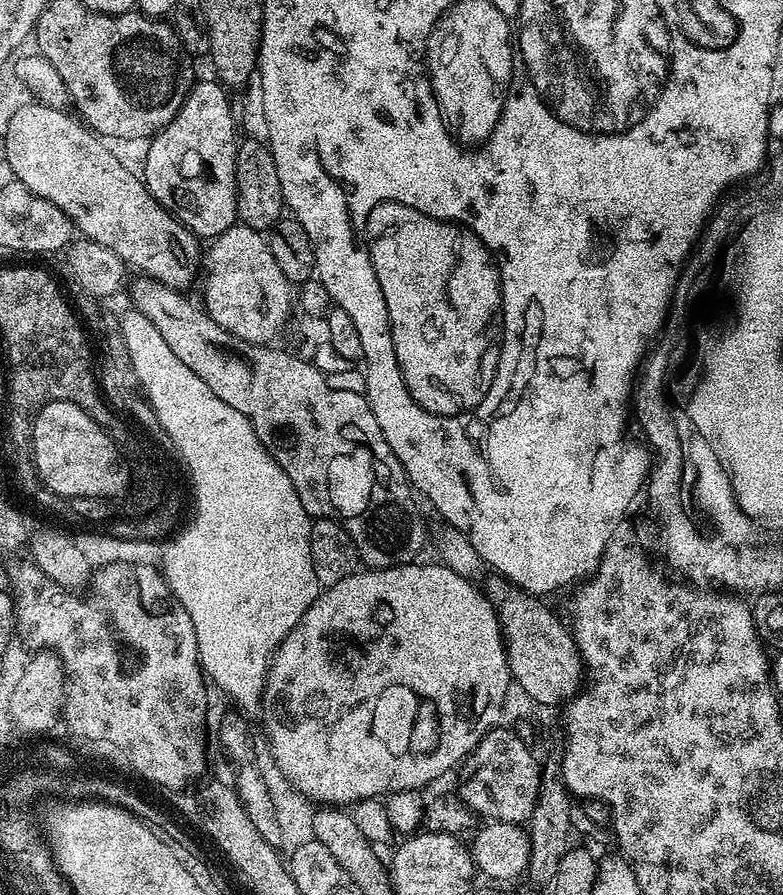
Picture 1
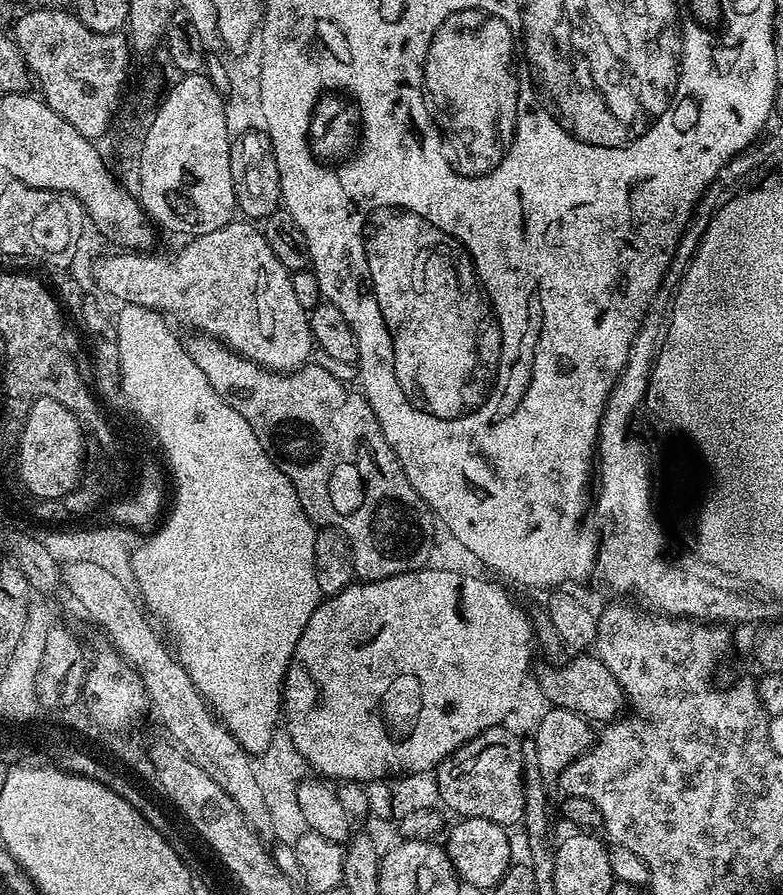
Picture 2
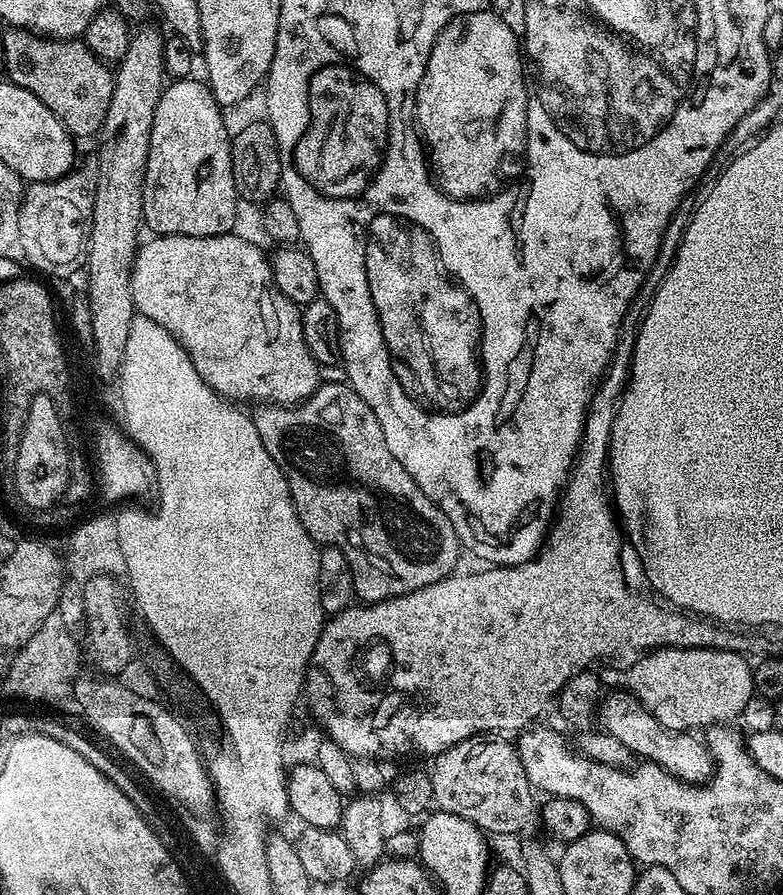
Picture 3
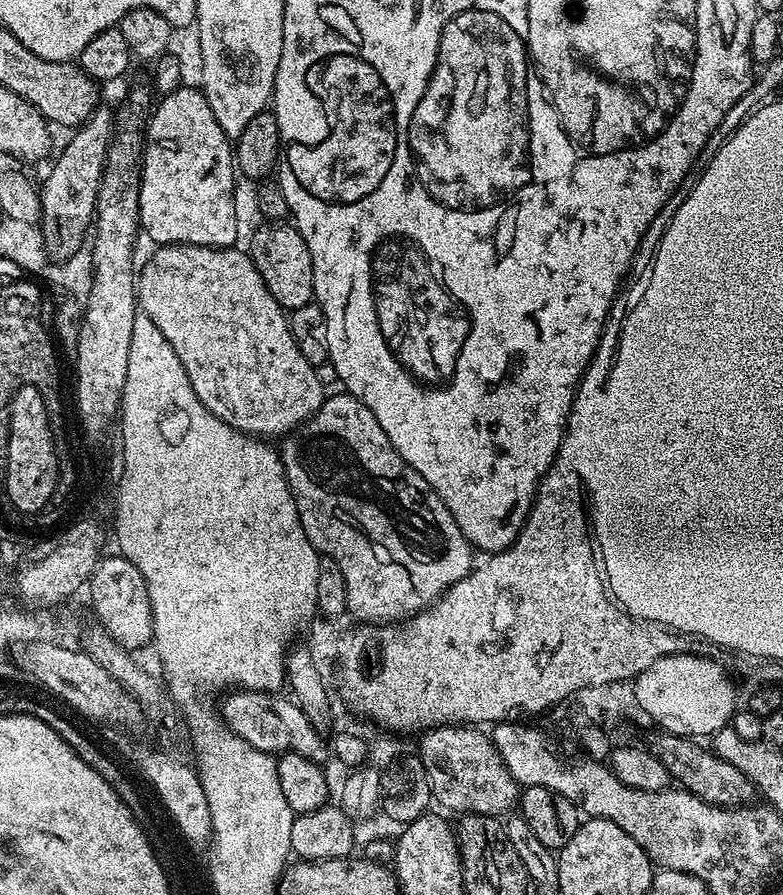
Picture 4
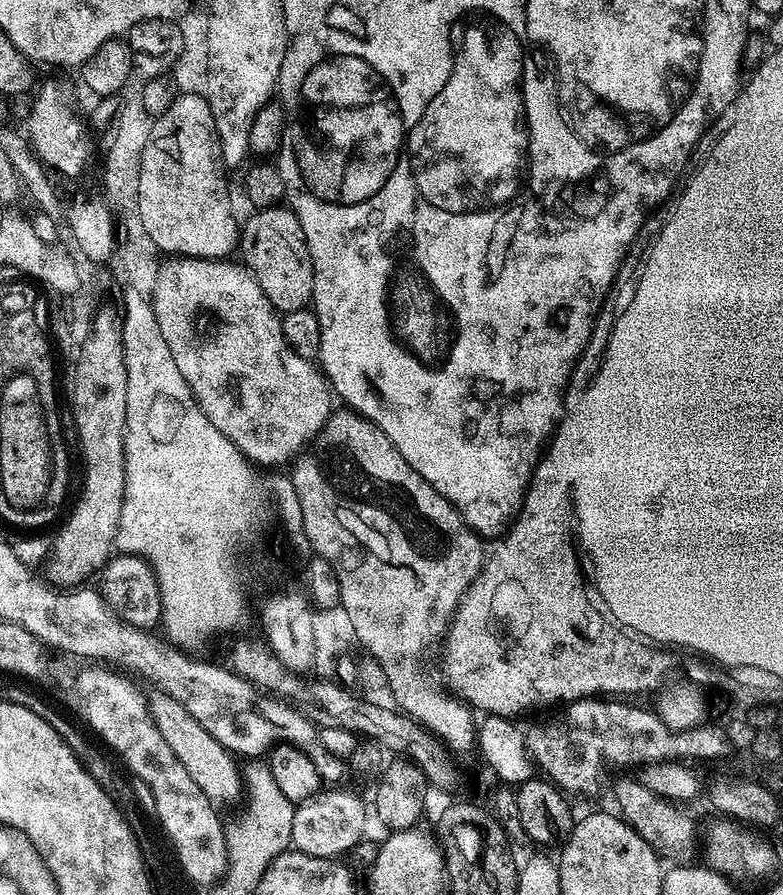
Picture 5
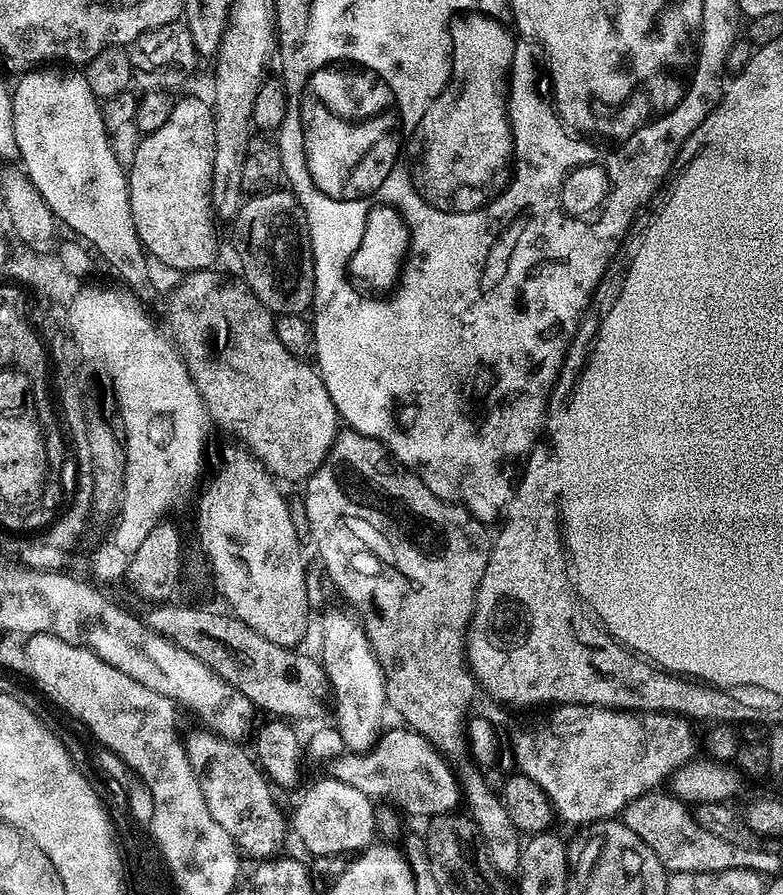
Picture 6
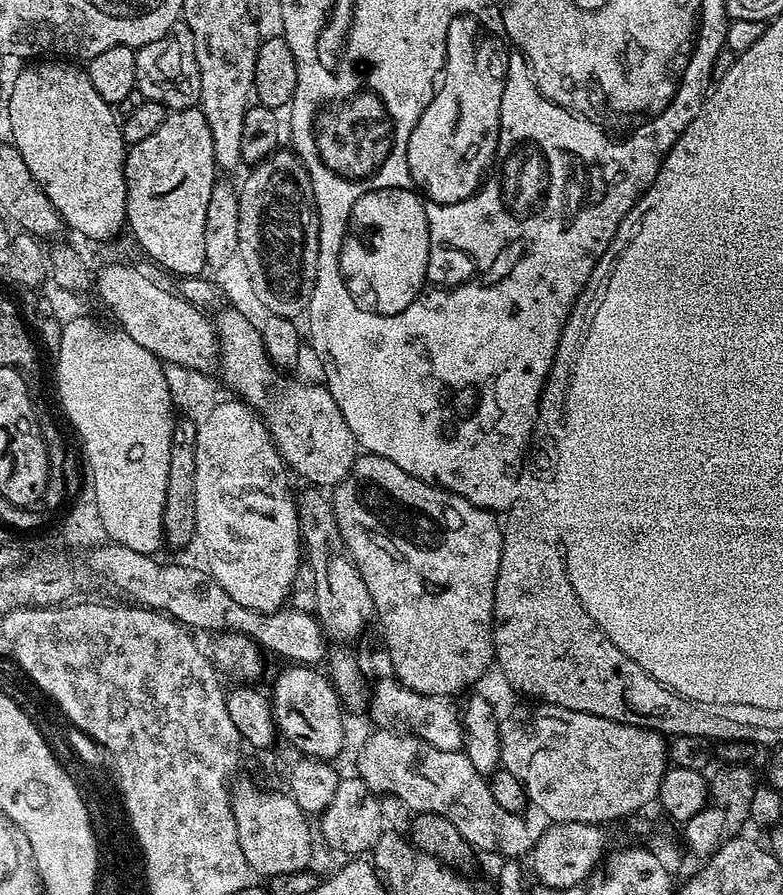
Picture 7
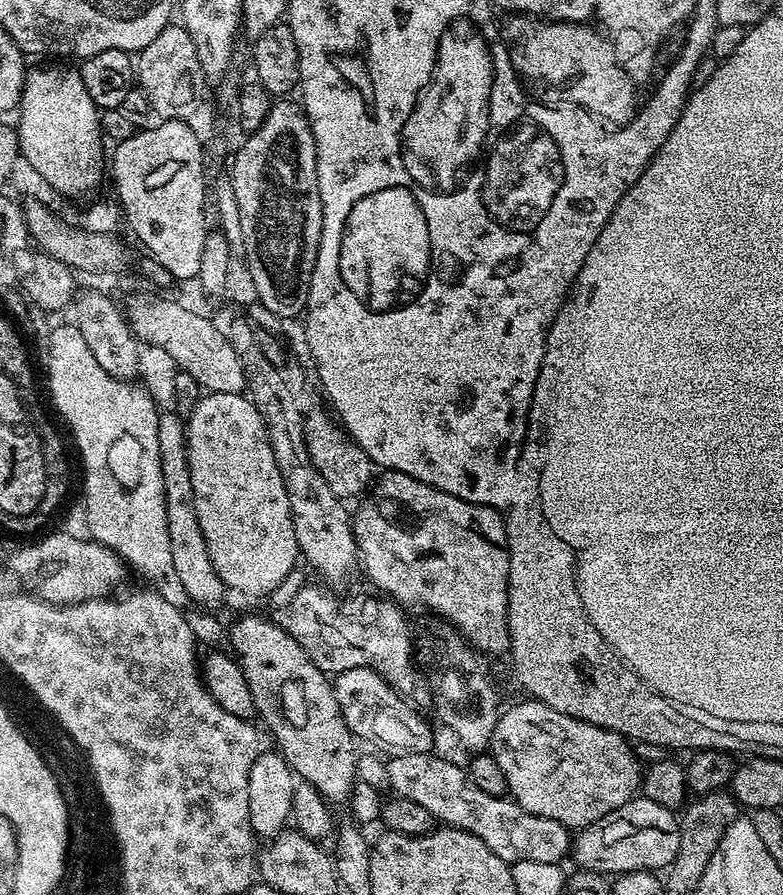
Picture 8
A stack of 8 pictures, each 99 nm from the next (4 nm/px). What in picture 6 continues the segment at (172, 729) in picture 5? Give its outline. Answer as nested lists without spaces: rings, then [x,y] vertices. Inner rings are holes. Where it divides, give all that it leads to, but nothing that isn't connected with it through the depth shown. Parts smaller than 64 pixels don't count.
[[[210,733],[204,739],[200,738],[196,742],[196,748],[192,750],[192,765],[200,768],[201,765],[208,760],[208,770],[201,769],[199,777],[201,779],[201,786],[203,790],[203,797],[206,798],[207,806],[210,809],[210,814],[213,815],[214,820],[228,834],[230,834],[232,841],[239,848],[241,853],[254,857],[254,860],[265,860],[275,857],[277,852],[284,844],[286,834],[288,835],[288,820],[283,816],[279,806],[274,800],[273,787],[268,778],[261,771],[255,759],[248,753],[248,755],[240,748],[242,747],[235,741],[226,740],[224,737]]]

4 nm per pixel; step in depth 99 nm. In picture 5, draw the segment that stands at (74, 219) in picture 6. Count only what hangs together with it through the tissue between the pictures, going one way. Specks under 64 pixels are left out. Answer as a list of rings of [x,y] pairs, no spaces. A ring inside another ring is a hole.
[[[62,80],[46,81],[32,102],[26,126],[29,143],[47,169],[56,170],[68,178],[83,172],[92,154],[92,142],[86,135],[88,128],[85,119],[83,122],[78,112],[76,92],[70,85]]]

